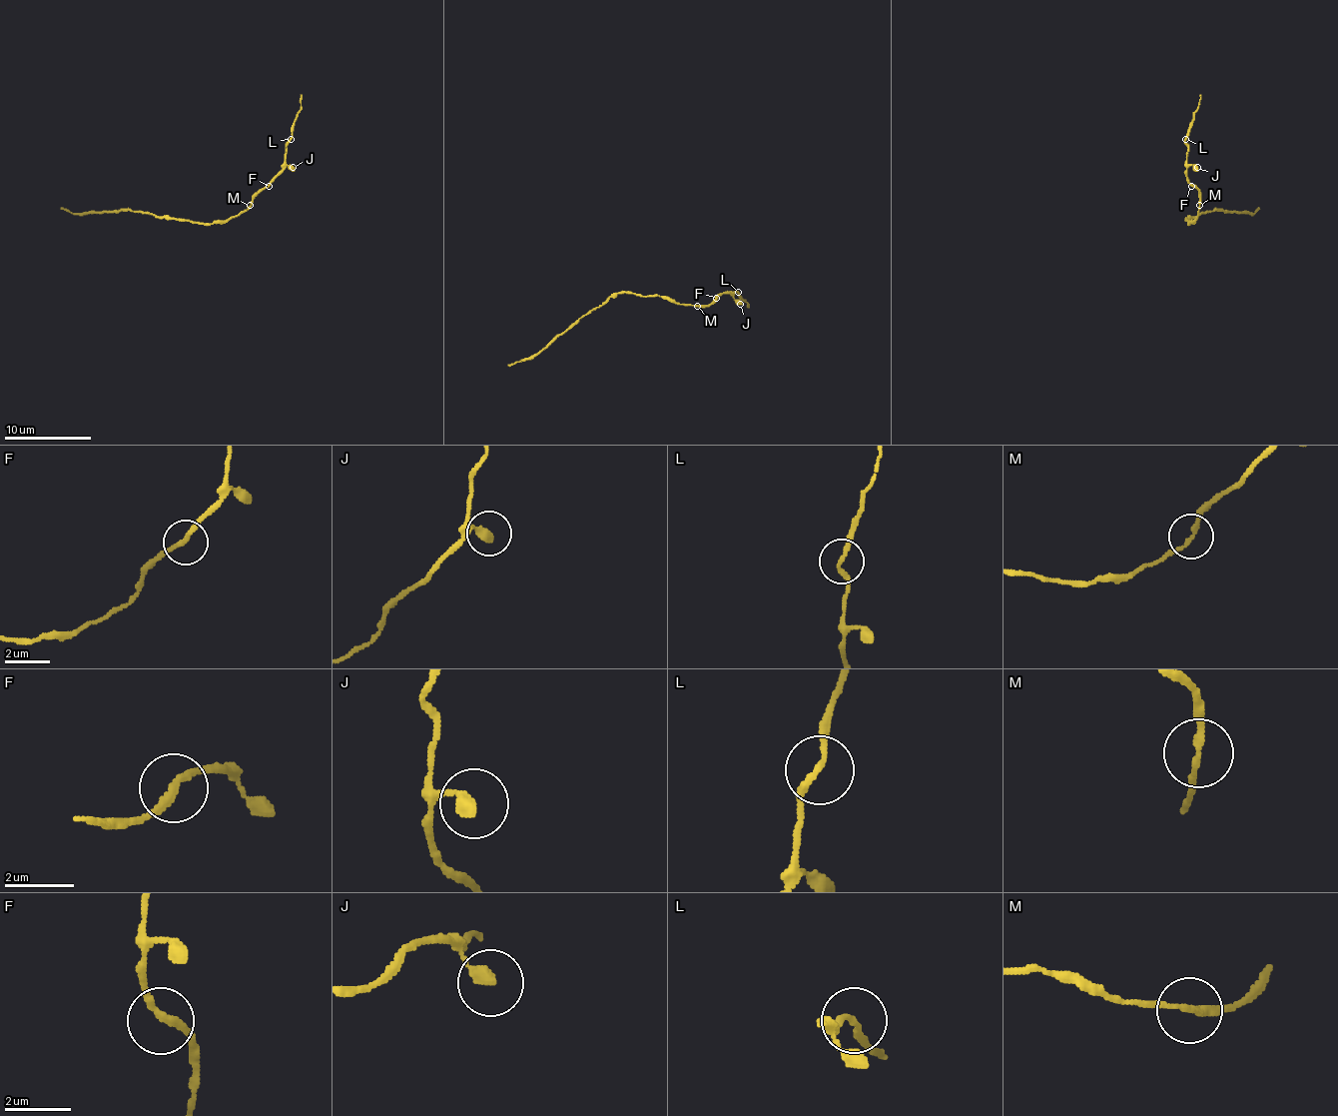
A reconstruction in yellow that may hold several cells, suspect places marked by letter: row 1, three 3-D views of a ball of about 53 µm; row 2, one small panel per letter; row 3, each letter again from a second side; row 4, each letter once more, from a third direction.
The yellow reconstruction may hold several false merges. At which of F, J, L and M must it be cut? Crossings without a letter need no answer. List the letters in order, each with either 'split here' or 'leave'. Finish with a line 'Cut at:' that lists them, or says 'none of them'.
F: leave
J: leave
L: leave
M: split here
Cut at: M

